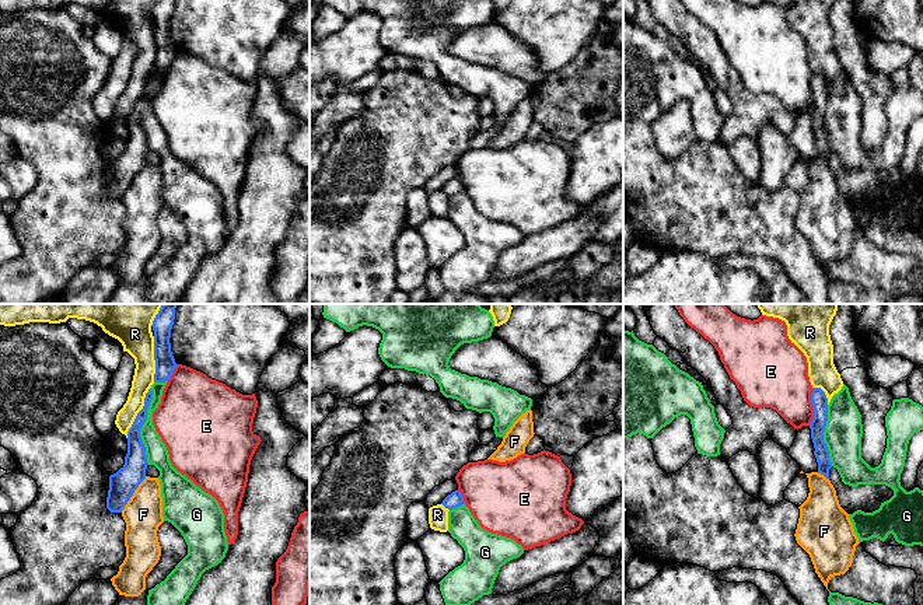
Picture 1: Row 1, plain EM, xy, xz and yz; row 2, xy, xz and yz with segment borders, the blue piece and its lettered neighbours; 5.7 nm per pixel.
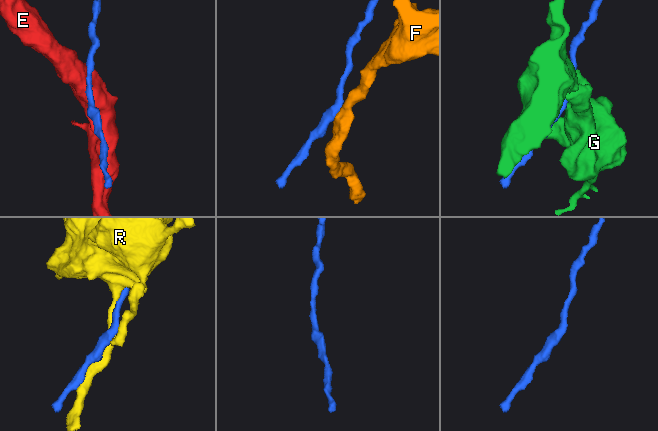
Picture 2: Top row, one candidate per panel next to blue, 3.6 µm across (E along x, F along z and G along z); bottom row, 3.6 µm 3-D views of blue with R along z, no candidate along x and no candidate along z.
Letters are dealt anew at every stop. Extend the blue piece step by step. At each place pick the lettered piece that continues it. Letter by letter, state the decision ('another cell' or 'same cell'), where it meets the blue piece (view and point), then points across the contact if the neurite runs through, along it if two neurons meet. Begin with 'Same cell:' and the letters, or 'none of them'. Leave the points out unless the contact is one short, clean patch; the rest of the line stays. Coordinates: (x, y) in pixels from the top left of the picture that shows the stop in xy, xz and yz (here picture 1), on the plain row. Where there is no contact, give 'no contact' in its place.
Same cell: none of them
E: another cell; contact yz (813, 93); border yz (814, 74), (811, 79), (813, 107), (808, 111)
F: another cell; contact xy (132, 181); border xy (146, 163), (121, 198)
G: another cell; contact xy (142, 111); border xy (151, 74), (147, 105), (140, 116), (147, 150)
R: another cell; contact xy (139, 98)

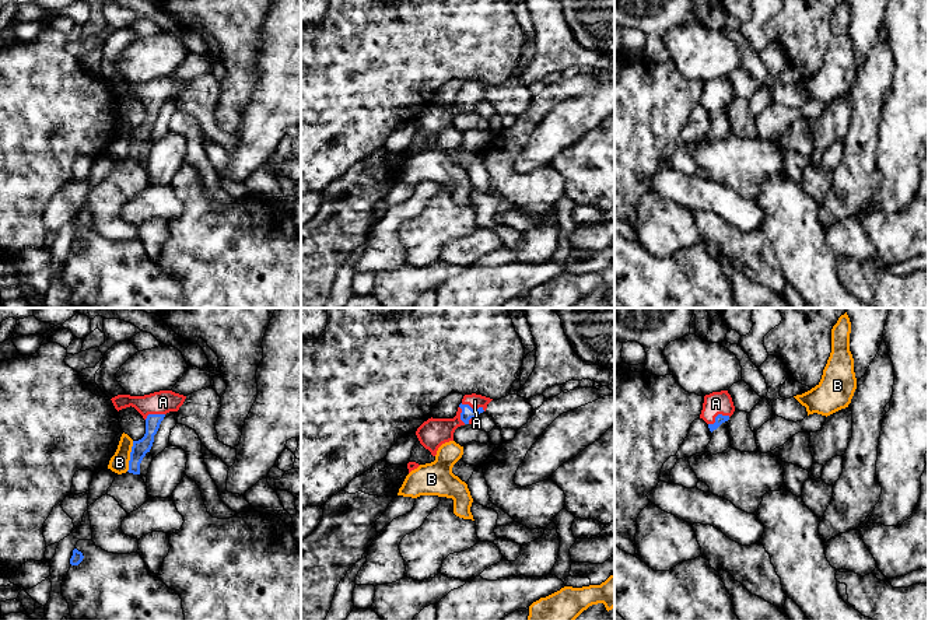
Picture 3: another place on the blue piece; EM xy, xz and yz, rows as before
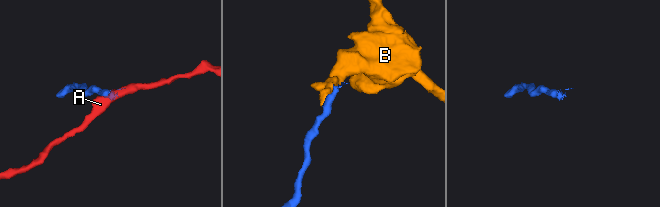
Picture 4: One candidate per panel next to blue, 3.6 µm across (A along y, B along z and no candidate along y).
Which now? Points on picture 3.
Same cell: A
A: same cell; contact yz (717, 102); way yz (720, 105), (717, 102), (715, 90)
B: another cell; contact xy (130, 143); border xy (133, 128), (126, 157)

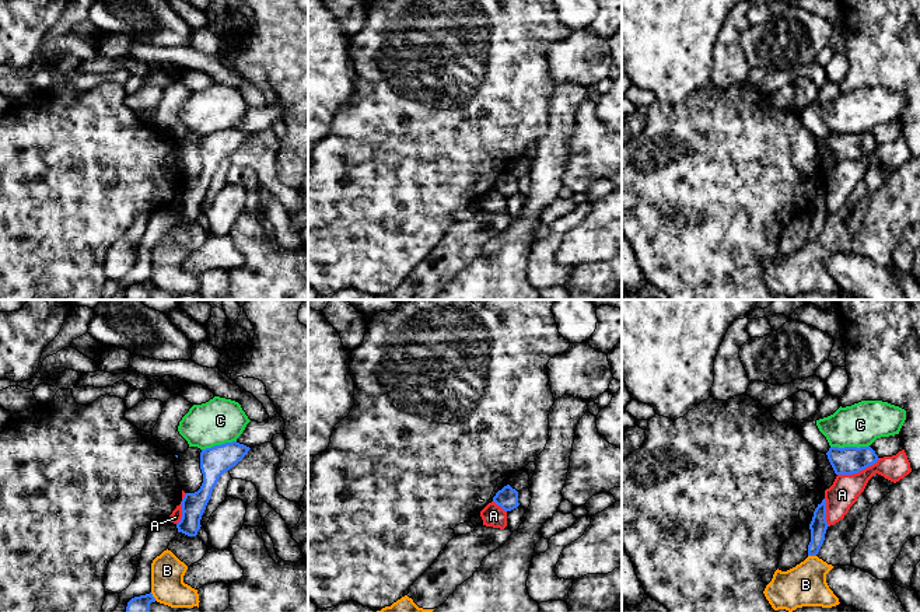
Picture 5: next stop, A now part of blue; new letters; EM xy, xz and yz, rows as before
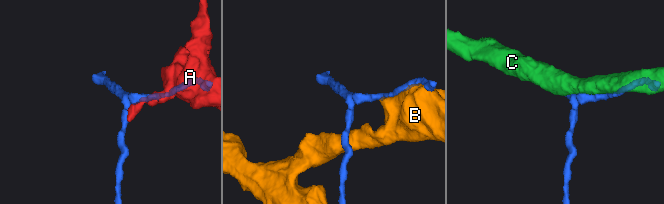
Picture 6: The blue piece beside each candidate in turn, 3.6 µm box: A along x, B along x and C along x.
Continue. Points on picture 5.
Same cell: none of them
A: another cell; contact yz (859, 157)
B: another cell; contact yz (812, 241)
C: another cell; contact yz (849, 133)

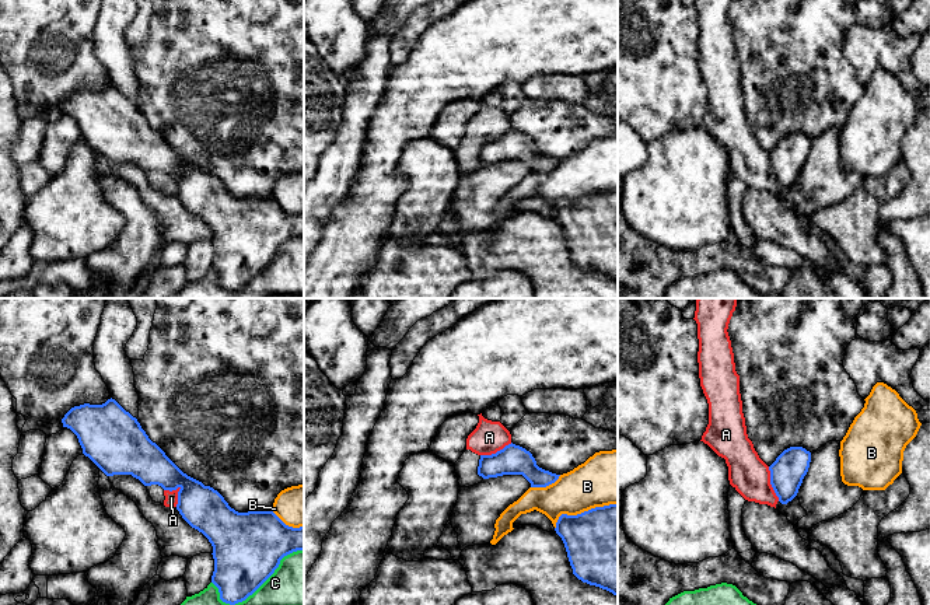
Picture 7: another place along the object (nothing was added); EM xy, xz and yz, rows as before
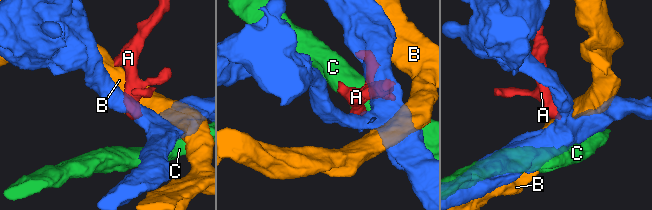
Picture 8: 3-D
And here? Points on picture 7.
Same cell: none of them
A: another cell; contact xy (178, 179); border xy (164, 175), (177, 178), (177, 192)
B: another cell; contact xz (581, 199)
C: another cell; contact xy (262, 269)

